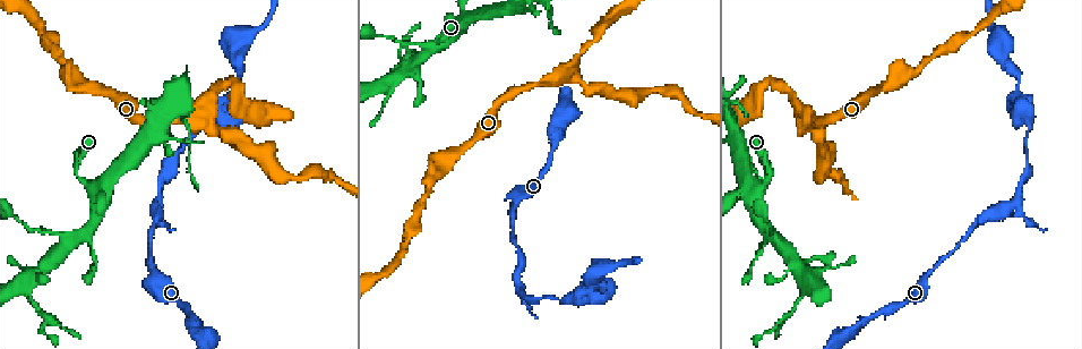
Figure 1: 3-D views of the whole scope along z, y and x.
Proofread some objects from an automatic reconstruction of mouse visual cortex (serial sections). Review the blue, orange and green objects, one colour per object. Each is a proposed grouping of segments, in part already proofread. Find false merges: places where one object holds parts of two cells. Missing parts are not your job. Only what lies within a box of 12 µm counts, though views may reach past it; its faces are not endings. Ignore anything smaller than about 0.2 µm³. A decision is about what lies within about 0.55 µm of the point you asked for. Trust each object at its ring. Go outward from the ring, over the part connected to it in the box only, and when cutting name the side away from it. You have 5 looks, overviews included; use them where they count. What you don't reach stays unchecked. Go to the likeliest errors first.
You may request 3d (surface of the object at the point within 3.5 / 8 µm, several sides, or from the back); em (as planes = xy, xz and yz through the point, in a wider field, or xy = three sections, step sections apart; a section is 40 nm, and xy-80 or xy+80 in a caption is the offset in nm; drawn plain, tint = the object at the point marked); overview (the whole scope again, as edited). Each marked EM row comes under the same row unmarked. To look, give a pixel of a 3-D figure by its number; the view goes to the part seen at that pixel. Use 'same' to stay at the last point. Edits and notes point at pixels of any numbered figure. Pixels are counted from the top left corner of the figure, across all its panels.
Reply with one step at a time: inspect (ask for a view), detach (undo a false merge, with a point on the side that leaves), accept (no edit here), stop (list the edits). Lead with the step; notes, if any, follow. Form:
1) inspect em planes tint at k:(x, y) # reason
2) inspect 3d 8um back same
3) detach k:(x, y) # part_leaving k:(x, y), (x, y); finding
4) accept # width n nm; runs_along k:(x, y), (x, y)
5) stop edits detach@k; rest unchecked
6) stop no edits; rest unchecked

inspect em xy step 2 tint at 1:(558, 80) # a fork

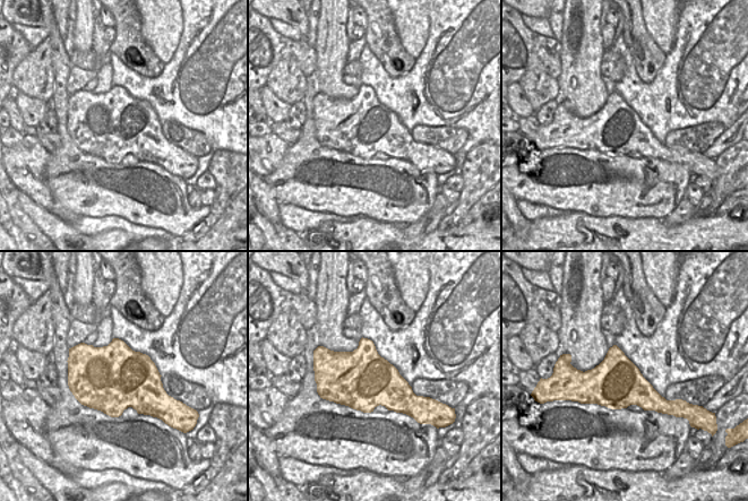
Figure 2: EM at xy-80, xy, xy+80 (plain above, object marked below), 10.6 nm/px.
inspect 3d 3.5um same # wider look

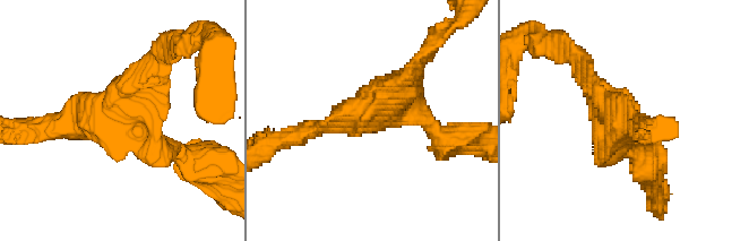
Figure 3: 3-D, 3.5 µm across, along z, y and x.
accept # runs_along 3:(48, 130), (120, 123), (183, 155); one cell here

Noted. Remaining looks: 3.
inspect 3d 3.5um at 1:(71, 242) # three-way junction

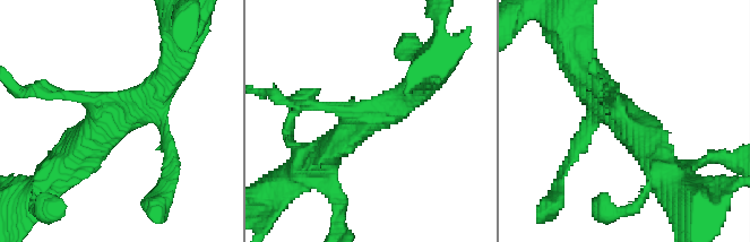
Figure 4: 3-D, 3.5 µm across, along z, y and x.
inspect em planes tint at 4:(623, 114) # arms 3; arm_widths 150, 400, 450 nm; need the tissue

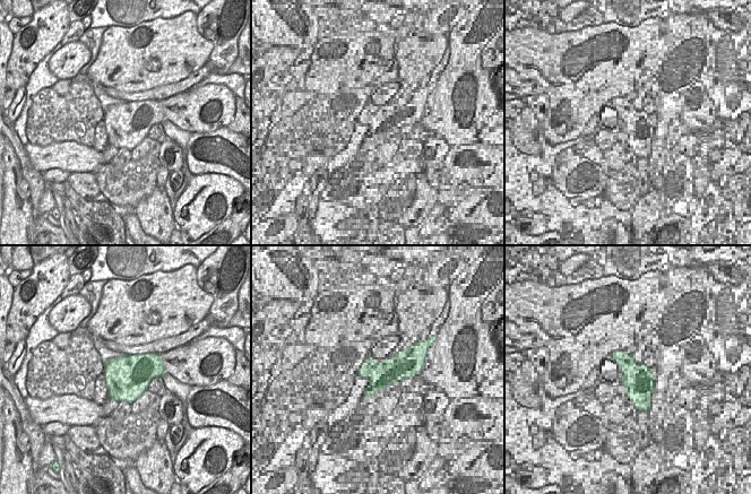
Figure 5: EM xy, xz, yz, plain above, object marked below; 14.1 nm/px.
accept # runs_along 4:(167, 77), (67, 164); all the same cell

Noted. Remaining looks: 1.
stop no edits; rest unchecked

